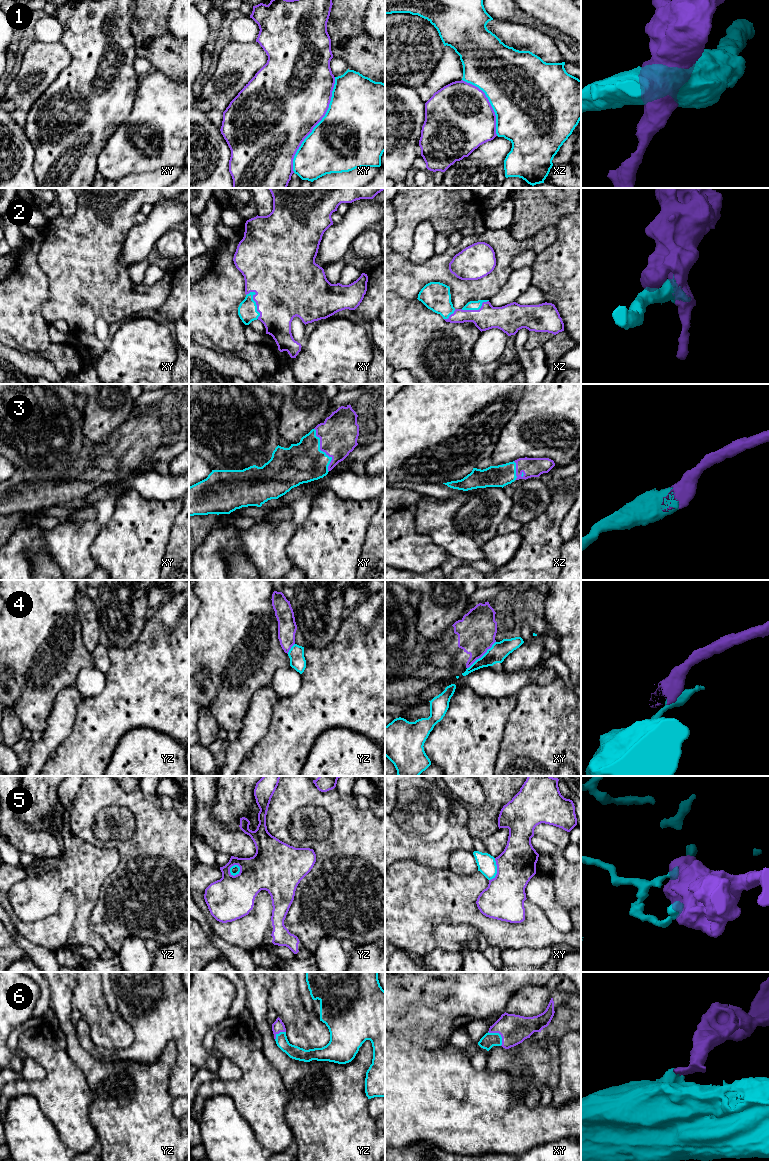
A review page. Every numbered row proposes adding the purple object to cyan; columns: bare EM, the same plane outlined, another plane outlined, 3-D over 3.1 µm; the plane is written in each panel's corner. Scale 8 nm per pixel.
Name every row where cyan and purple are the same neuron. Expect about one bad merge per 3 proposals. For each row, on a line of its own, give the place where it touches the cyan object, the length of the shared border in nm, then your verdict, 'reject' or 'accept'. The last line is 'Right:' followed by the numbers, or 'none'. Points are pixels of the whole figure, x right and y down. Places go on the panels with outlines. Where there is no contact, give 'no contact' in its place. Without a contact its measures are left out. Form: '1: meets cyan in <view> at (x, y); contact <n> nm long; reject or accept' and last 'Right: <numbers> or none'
1: meets cyan in xy at (316, 125); contact 850 nm long; reject
2: meets cyan in xy at (255, 303); contact 240 nm long; accept
3: meets cyan in xy at (322, 451); contact 360 nm long; accept
4: meets cyan in xy at (482, 656); contact 320 nm long; reject
5: meets cyan in yz at (239, 871); contact 110 nm long; reject
6: meets cyan in xy at (499, 1034); contact 160 nm long; accept
Right: 2, 3, 6

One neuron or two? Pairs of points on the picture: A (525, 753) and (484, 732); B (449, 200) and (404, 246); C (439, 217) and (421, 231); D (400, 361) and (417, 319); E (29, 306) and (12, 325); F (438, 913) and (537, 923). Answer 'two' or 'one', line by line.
A: two
B: one
C: two
D: one
E: one
F: one

